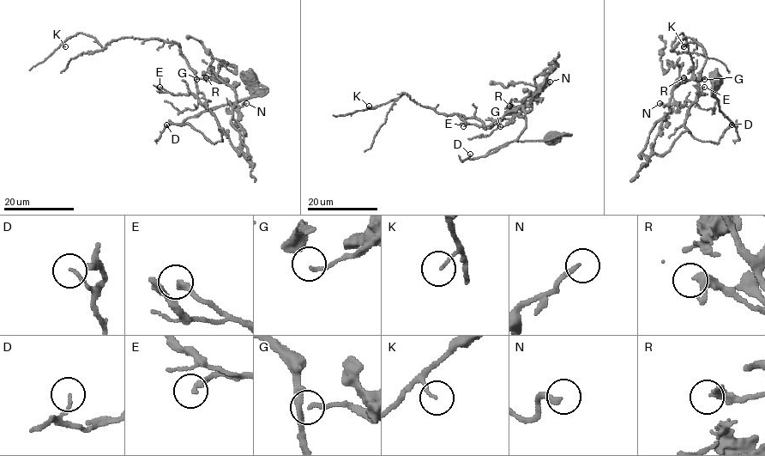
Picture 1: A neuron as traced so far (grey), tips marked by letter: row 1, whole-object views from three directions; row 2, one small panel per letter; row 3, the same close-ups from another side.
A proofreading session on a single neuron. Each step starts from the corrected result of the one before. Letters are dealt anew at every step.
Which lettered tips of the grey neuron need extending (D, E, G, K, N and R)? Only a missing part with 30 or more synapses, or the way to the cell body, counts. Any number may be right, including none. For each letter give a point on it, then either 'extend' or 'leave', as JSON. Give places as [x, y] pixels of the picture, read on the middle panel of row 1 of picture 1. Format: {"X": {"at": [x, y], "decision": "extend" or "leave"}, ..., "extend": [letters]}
{"D": {"at": [470, 154], "decision": "leave"}, "E": {"at": [463, 126], "decision": "leave"}, "G": {"at": [500, 126], "decision": "leave"}, "K": {"at": [369, 106], "decision": "leave"}, "N": {"at": [550, 82], "decision": "leave"}, "R": {"at": [509, 106], "decision": "leave"}, "extend": []}

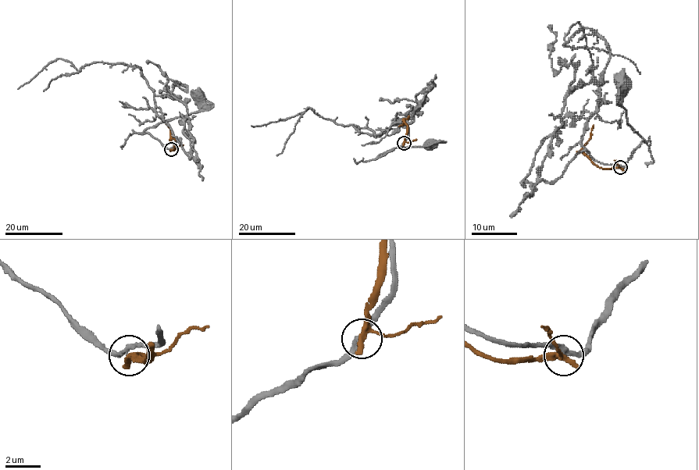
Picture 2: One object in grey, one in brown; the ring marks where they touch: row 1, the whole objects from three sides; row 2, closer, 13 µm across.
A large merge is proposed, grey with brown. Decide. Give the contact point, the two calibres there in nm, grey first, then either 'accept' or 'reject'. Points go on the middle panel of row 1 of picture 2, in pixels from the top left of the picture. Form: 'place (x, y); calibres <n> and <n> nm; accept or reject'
place (404, 143); calibres 200 and 320 nm; reject

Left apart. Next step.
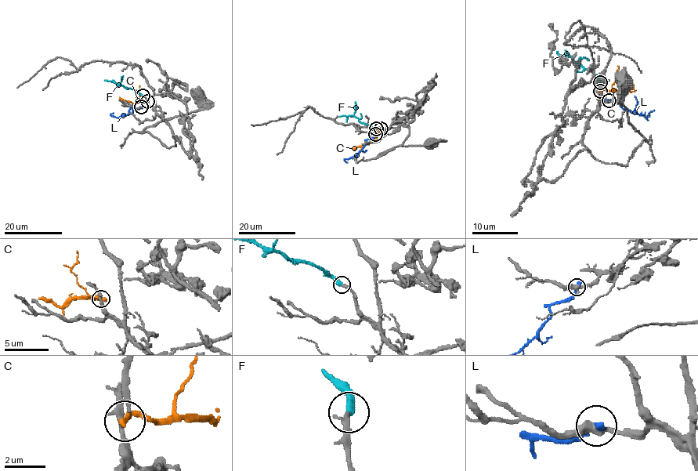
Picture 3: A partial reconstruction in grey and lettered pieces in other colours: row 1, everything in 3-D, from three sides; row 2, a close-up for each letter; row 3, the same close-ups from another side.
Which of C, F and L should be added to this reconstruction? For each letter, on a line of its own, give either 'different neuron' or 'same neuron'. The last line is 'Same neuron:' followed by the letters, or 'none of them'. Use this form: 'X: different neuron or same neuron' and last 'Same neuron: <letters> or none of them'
C: different neuron
F: same neuron
L: different neuron
Same neuron: F

